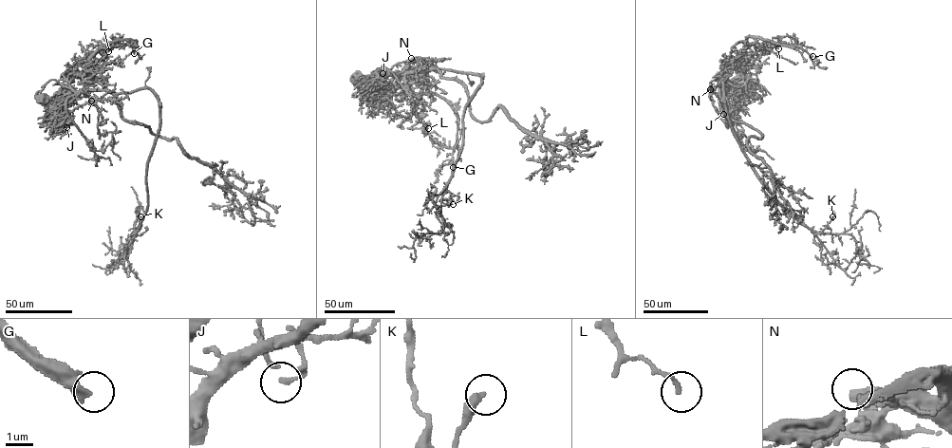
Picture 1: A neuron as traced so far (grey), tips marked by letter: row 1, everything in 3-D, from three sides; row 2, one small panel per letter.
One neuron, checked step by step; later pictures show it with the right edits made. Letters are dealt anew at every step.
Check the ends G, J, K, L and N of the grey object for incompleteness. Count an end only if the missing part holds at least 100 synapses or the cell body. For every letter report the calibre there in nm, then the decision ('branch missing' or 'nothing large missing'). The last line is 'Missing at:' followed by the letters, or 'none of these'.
G: calibre 320 nm; branch missing
J: calibre 110 nm; nothing large missing
K: calibre 320 nm; nothing large missing
L: calibre 160 nm; nothing large missing
N: calibre 420 nm; branch missing
Missing at: G, N

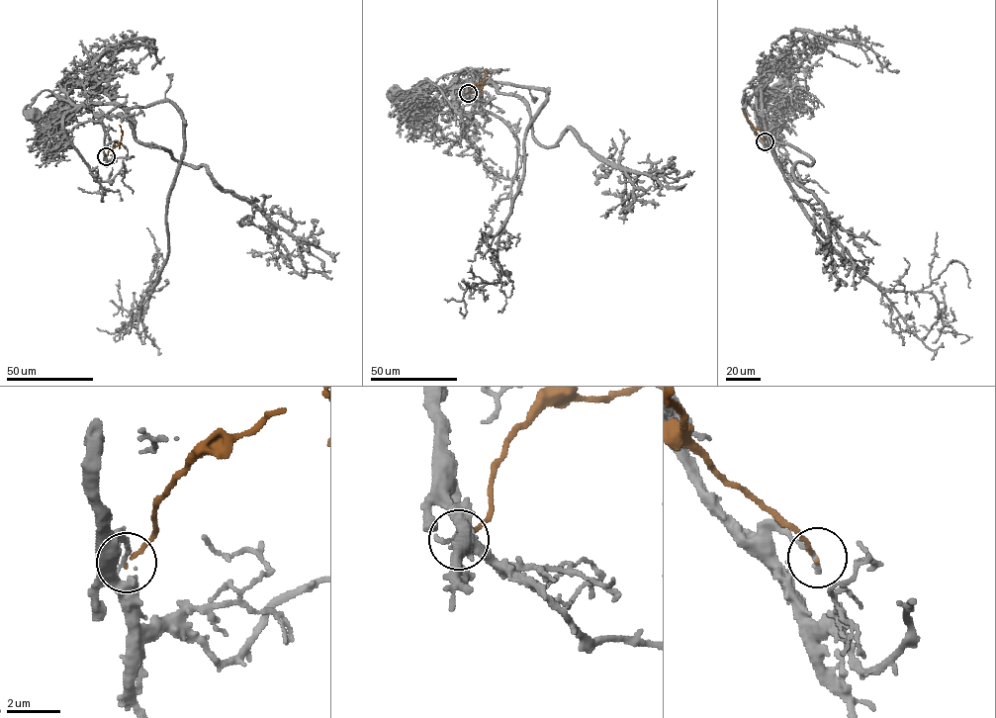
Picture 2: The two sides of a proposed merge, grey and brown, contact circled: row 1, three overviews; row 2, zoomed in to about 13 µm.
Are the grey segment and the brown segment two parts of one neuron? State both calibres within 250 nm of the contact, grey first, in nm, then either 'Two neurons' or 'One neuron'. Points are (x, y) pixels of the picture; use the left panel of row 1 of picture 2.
Thickness 200 nm (grey) against 110 nm. Two neurons

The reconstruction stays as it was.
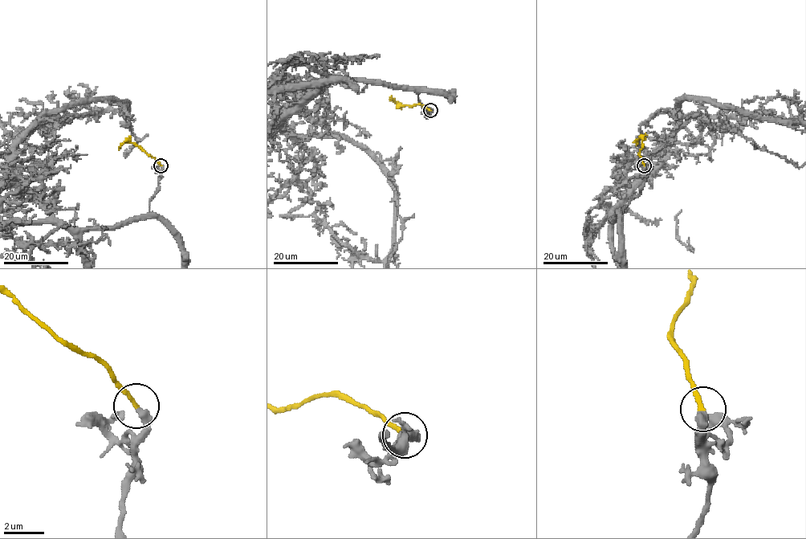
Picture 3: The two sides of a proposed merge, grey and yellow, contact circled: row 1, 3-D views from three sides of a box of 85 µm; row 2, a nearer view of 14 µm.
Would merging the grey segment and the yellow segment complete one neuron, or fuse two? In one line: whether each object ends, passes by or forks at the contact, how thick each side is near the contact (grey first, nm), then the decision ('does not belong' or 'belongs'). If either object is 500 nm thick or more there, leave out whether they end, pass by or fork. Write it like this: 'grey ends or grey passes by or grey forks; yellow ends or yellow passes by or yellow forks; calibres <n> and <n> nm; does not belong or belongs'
grey ends; yellow ends; calibres 440 and 200 nm; belongs

